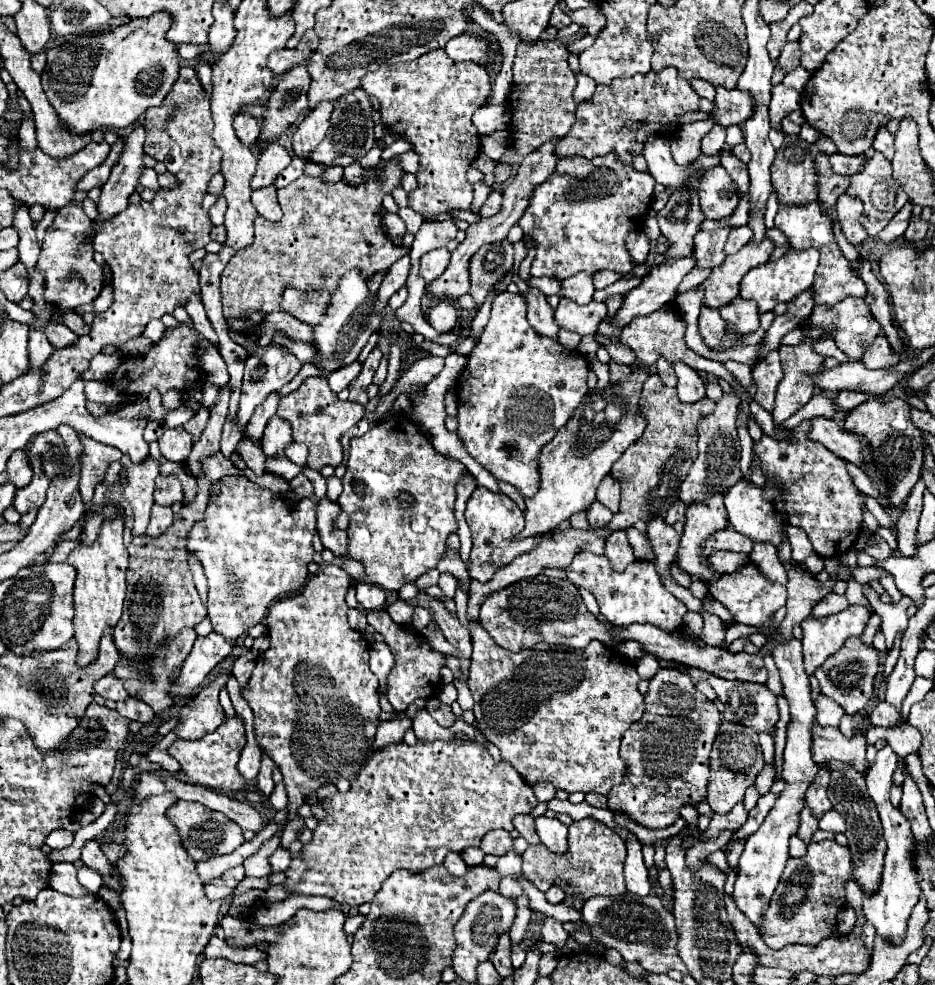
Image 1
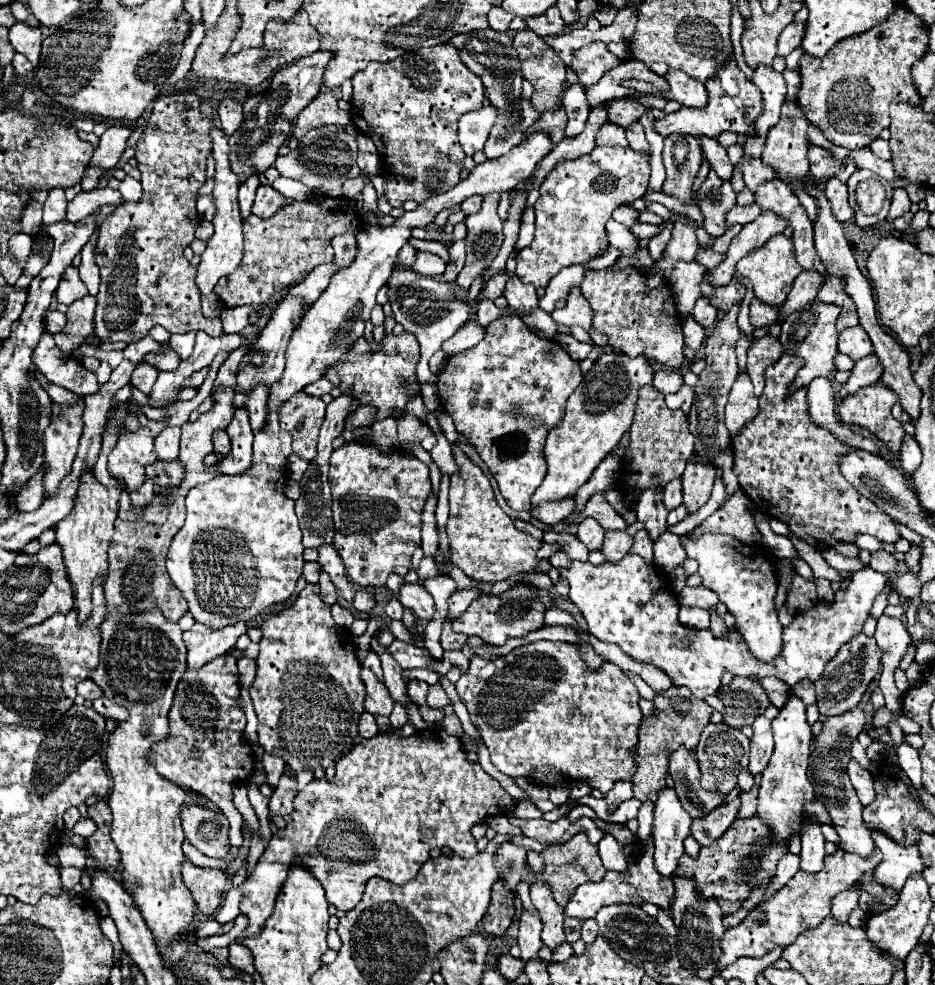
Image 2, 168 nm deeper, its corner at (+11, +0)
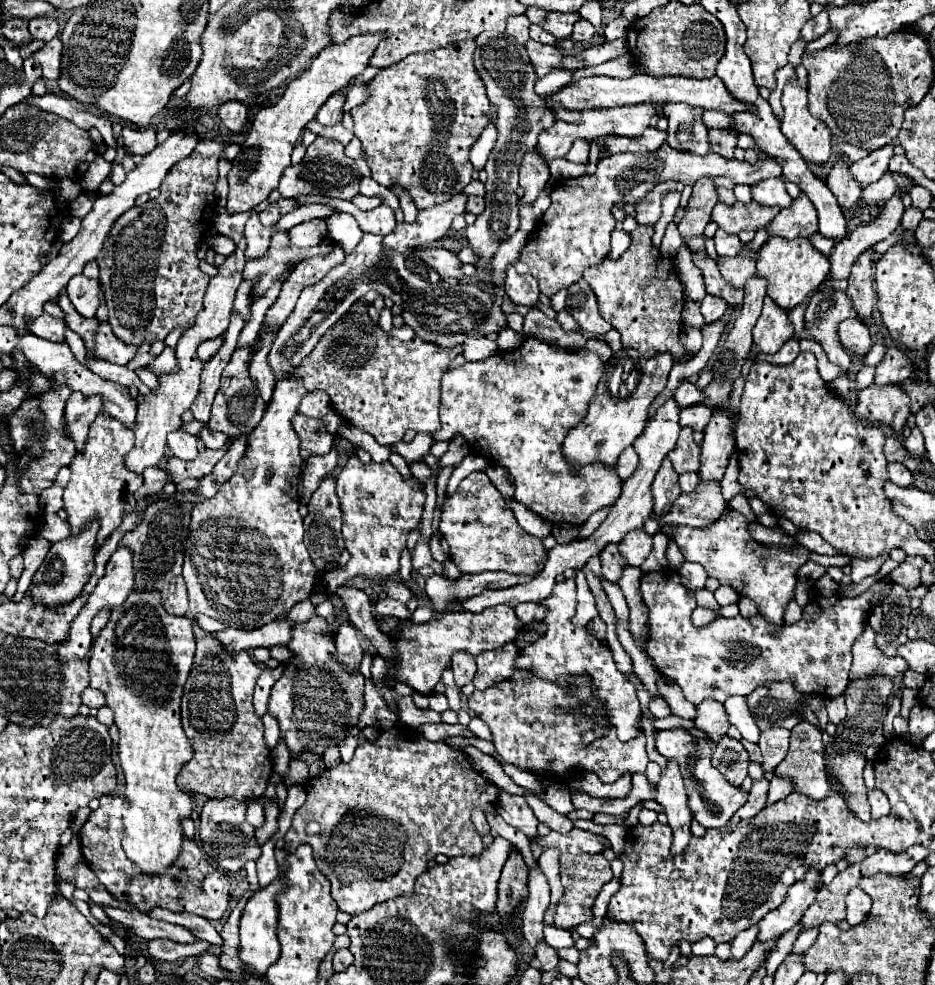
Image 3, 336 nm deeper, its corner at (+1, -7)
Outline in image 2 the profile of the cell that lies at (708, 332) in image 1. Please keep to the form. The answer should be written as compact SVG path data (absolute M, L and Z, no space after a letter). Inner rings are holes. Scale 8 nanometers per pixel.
M699 298L693 308L693 318L697 320L697 324L701 324L705 330L709 330L717 320L717 310L705 298Z

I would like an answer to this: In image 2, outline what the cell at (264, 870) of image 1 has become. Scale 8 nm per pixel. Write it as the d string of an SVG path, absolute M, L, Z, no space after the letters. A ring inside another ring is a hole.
M285 772L273 792L273 796L269 798L269 810L273 814L280 816L290 815L293 808L293 798L295 798L295 792L297 792L297 786L295 786L295 778Z

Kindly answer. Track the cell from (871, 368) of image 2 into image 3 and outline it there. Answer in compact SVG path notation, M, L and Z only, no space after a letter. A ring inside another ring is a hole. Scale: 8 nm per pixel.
M889 347L883 361L877 365L875 385L889 385L889 383L901 383L903 379L913 377L917 365L895 347Z

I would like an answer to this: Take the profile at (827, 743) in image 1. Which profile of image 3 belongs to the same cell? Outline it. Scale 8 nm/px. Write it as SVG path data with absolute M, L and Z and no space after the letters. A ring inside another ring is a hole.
M873 789L867 793L869 795L869 805L873 809L873 819L879 819L879 817L885 817L889 813L889 801L885 797L883 791L879 789Z

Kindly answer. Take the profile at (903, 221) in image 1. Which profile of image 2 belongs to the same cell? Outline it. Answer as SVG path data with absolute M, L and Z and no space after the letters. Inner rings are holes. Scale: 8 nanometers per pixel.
M895 188L893 200L891 200L891 210L889 210L889 214L887 214L885 220L887 220L887 222L893 222L897 216L907 214L909 208L911 208L911 200L909 200L907 192L905 192L903 188Z

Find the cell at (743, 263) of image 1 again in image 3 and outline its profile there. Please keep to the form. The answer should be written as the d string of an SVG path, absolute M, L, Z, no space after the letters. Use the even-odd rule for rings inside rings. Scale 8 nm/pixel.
M801 193L797 199L793 199L791 207L781 209L781 213L769 223L767 231L771 237L779 235L785 239L811 237L817 233L817 211L809 197Z

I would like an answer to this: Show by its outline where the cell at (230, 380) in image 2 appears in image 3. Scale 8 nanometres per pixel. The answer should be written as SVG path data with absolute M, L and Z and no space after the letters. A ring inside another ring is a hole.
M333 243L331 255L317 255L317 257L301 261L295 267L295 271L287 277L287 281L283 283L283 291L281 291L277 303L267 311L265 325L279 329L283 325L283 321L289 317L289 313L293 311L301 291L313 283L319 283L343 259L345 259L343 247L339 243Z

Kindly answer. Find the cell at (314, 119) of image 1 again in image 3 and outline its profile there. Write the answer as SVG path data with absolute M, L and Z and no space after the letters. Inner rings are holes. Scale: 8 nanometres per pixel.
M337 91L335 95L331 95L331 99L319 109L317 121L323 125L337 125L343 117L343 103L345 103L345 95L341 91Z

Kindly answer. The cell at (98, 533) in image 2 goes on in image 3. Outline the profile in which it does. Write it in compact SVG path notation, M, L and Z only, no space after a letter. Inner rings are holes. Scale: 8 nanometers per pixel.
M101 411L89 427L85 449L77 451L69 465L71 479L65 487L63 501L71 529L73 533L79 533L87 523L97 519L101 525L97 535L97 547L121 525L123 513L129 513L135 507L133 495L143 485L143 475L135 475L125 467L125 455L131 451L131 447L133 431L123 427L123 423L109 417L105 411Z

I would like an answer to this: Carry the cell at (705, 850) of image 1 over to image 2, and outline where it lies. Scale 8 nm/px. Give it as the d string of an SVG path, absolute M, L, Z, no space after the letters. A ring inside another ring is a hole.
M739 798L715 808L713 812L709 812L707 816L701 816L701 818L695 818L693 820L693 826L691 826L691 836L701 844L701 846L707 846L707 844L713 844L715 840L719 840L725 830L731 826L731 822L735 820L737 816L737 810L739 810Z

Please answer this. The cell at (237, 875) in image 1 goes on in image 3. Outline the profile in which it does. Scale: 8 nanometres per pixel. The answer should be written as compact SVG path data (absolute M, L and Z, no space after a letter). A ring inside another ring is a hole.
M115 789L111 795L103 795L99 803L101 805L95 811L91 811L85 825L81 827L79 833L81 853L83 853L83 861L91 867L91 871L95 871L99 881L115 899L123 903L131 903L141 913L149 913L155 907L163 907L175 913L179 911L195 913L209 921L217 921L225 915L229 907L229 881L213 865L209 865L205 853L199 849L199 845L193 839L183 837L179 861L169 869L169 873L159 875L159 885L157 885L157 875L147 875L139 871L139 867L135 867L135 863L131 863L127 855L123 855L121 809L127 807L127 801L121 789Z

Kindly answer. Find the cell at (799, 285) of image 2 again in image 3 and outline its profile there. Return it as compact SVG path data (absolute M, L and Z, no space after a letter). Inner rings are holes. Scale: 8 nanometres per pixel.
M897 187L895 195L889 201L885 201L885 205L879 209L879 215L873 221L859 225L855 231L851 231L847 235L847 239L843 239L843 243L835 245L835 249L829 257L831 267L833 267L831 279L847 279L855 259L865 249L887 239L897 229L901 215L905 211L905 207L901 203L903 193L907 193L907 191L903 191L903 187Z

